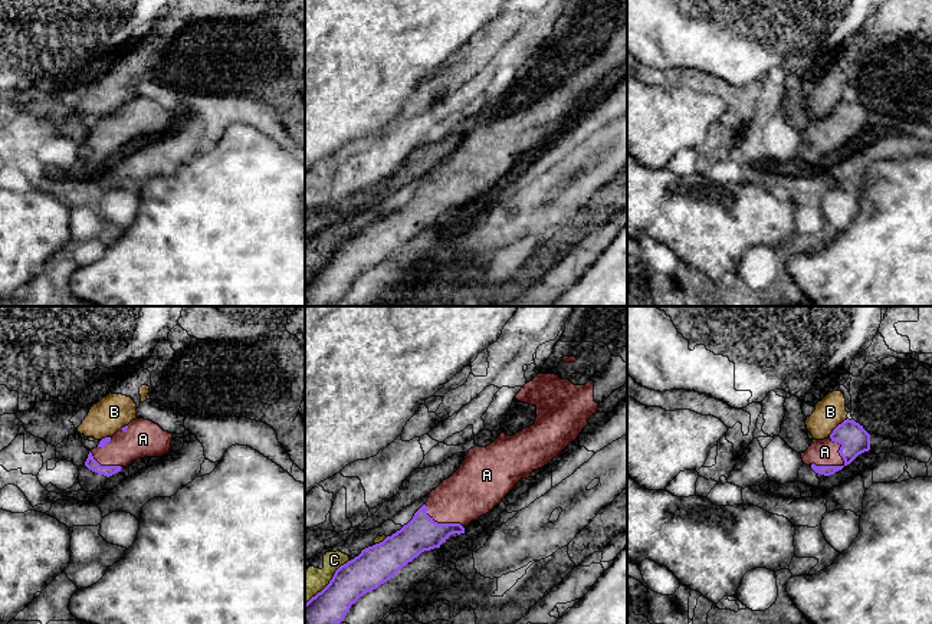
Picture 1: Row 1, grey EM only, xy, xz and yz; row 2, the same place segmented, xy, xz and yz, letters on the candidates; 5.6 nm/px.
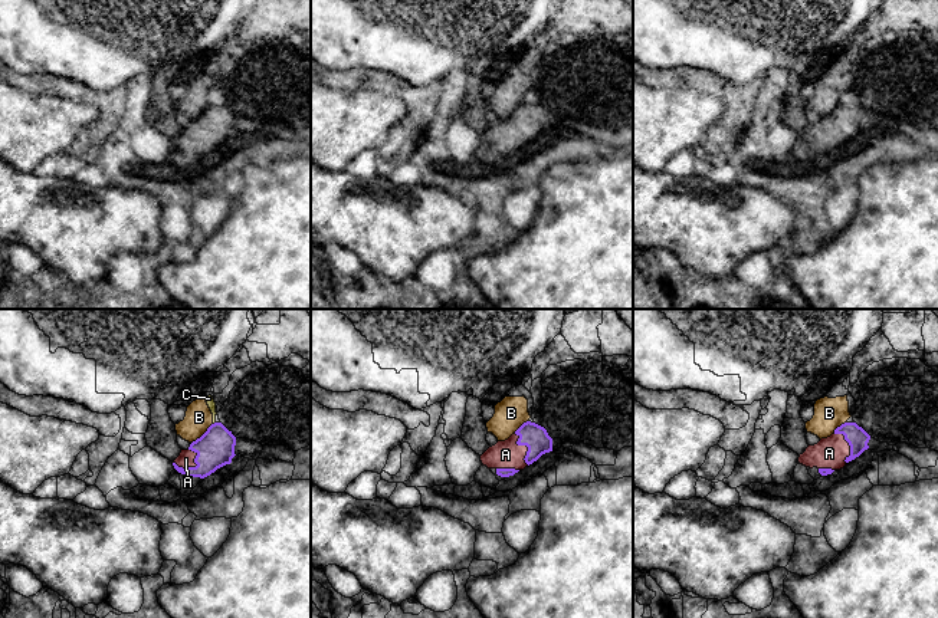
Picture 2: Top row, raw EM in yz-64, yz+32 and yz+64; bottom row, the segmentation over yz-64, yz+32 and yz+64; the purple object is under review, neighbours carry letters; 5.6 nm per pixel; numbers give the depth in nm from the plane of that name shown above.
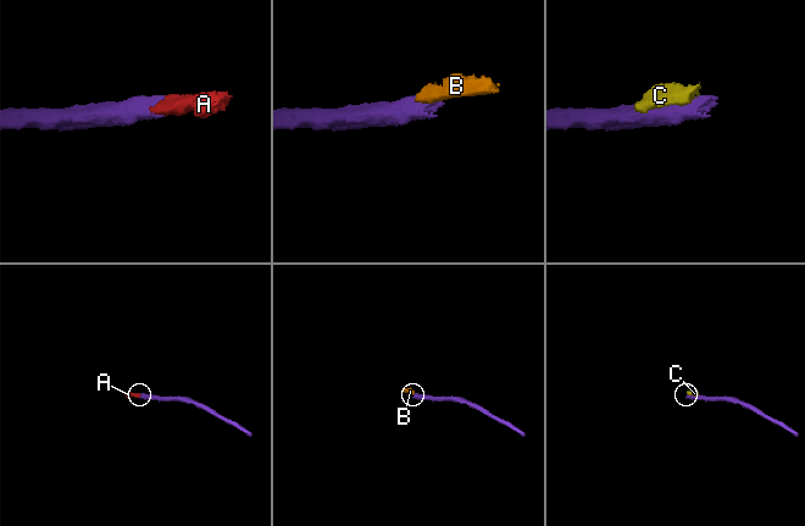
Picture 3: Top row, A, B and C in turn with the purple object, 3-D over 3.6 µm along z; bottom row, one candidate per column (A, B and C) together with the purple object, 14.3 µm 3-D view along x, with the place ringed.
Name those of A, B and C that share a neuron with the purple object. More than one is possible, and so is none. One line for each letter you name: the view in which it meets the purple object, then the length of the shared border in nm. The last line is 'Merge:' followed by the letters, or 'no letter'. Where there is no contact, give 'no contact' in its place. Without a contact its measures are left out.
A: contact in yz; length 200 nm
Merge: A

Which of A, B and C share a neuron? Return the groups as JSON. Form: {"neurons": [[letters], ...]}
{"neurons": [["A"], ["B", "C"]]}

